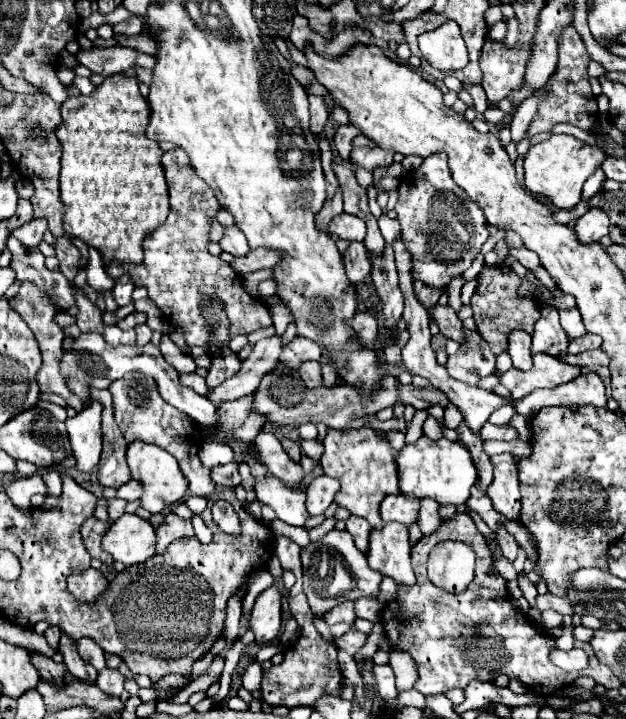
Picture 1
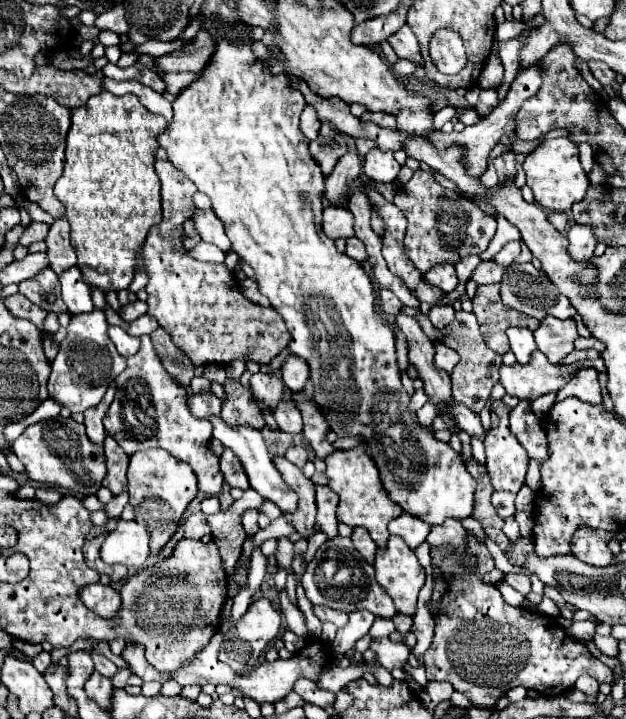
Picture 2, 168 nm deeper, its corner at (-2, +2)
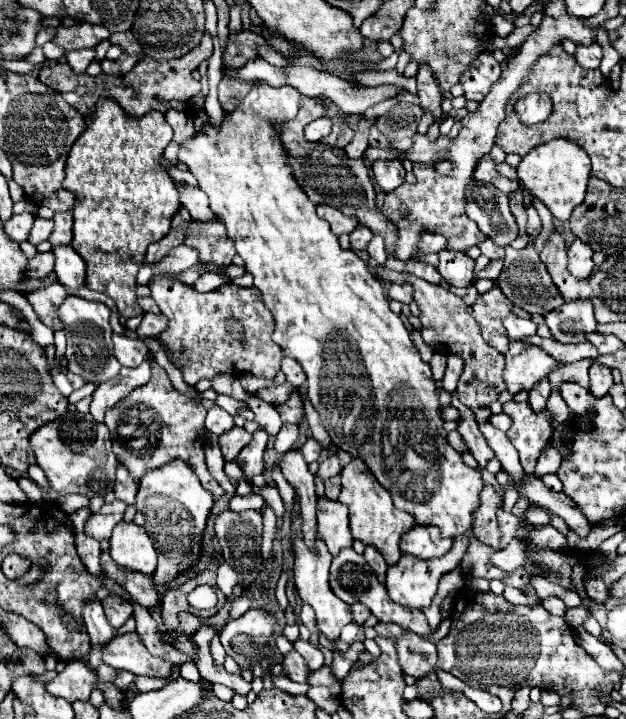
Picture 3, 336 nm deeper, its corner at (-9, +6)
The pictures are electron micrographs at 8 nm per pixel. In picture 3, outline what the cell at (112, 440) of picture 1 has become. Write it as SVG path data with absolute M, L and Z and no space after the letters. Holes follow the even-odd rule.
M118 464L118 470L116 470L116 486L114 486L116 498L122 500L122 502L126 502L126 504L134 504L136 492L138 492L136 480L134 480L132 474L126 470L126 466Z

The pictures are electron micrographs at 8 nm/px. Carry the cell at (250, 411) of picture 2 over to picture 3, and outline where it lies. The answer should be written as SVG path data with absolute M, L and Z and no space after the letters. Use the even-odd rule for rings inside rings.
M234 426L232 430L224 432L224 436L220 436L218 444L220 444L220 450L222 450L224 458L236 460L236 454L238 454L250 440L252 440L252 434L250 434L246 428Z

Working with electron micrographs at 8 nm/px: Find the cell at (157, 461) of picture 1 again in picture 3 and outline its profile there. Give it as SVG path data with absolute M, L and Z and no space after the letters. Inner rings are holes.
M172 460L152 468L140 480L136 496L134 522L146 528L158 552L158 568L154 572L156 584L168 584L172 578L190 568L200 554L200 540L208 512L212 508L212 494L202 488L196 472L184 460Z

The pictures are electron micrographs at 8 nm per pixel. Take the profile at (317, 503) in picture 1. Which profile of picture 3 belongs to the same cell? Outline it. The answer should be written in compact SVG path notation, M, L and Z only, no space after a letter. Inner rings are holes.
M326 496L318 498L318 532L326 542L332 556L336 556L342 548L352 546L352 534L348 526L348 506L330 500Z

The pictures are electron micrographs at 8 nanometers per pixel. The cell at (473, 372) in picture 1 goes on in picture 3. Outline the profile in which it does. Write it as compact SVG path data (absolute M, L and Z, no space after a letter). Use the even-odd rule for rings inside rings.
M384 266L378 268L378 278L392 284L410 284L414 286L414 302L420 306L422 316L422 338L426 344L434 346L434 352L440 354L460 354L464 358L464 372L458 380L458 394L460 400L476 414L476 422L488 422L490 418L490 404L498 400L498 394L506 390L502 370L504 370L504 354L500 354L496 348L484 342L480 334L480 326L476 318L468 312L468 306L464 300L450 290L444 290L442 286L426 284L424 280L408 274L408 272L396 272L388 270Z

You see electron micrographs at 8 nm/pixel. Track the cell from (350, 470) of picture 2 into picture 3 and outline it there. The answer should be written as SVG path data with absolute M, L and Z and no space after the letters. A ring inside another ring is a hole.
M352 458L352 462L342 468L342 492L340 492L340 502L344 502L350 508L350 530L352 536L362 540L364 544L372 544L376 546L388 564L396 564L402 556L400 552L400 534L408 528L412 528L414 518L408 512L402 512L394 506L392 496L388 494L388 490L384 486L380 486L380 482L372 476L370 468L364 464L364 460Z

